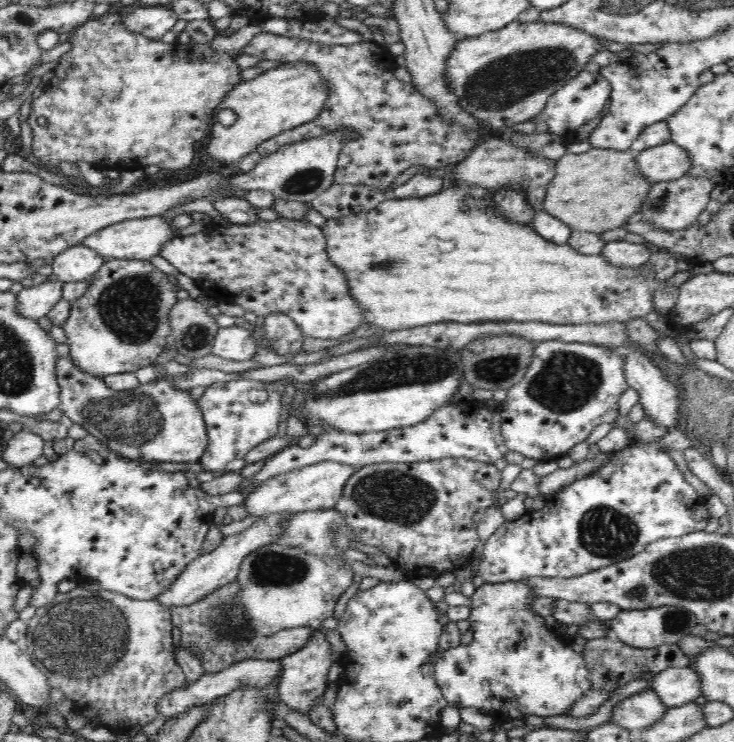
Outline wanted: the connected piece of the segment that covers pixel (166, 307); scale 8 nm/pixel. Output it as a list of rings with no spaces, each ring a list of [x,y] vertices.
[[[110,259],[106,260],[105,264],[100,267],[100,270],[93,274],[88,281],[87,291],[75,301],[71,301],[71,309],[68,318],[63,322],[63,329],[66,335],[65,346],[68,346],[70,351],[70,360],[74,361],[77,367],[86,374],[93,374],[96,378],[103,375],[120,374],[129,372],[132,373],[144,366],[150,366],[156,362],[156,358],[166,346],[167,336],[171,334],[170,311],[178,302],[176,292],[181,288],[168,274],[154,267],[148,260],[125,260],[125,259]]]

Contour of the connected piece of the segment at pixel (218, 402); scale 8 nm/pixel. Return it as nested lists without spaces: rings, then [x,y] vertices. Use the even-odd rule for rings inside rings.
[[[248,378],[214,383],[206,387],[206,391],[198,400],[198,407],[204,415],[208,429],[207,435],[209,436],[209,443],[198,462],[204,471],[210,470],[210,472],[218,475],[224,472],[228,462],[232,462],[236,458],[245,458],[249,450],[276,436],[282,410],[281,402],[287,395],[282,396],[273,384],[268,386],[265,381]],[[254,389],[266,389],[268,399],[260,404],[252,403],[249,392]]]

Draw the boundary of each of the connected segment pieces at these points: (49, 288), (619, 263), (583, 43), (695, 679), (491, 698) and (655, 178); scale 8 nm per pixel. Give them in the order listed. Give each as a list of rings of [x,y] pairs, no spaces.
[[[61,280],[44,281],[41,284],[23,288],[17,296],[17,312],[24,318],[37,320],[42,318],[57,302],[62,299]]]
[[[610,242],[605,244],[601,254],[606,263],[614,267],[637,268],[642,267],[655,252],[655,249],[645,243]]]
[[[516,20],[500,30],[458,41],[446,62],[446,77],[462,109],[470,112],[484,127],[498,130],[539,119],[546,107],[547,98],[572,78],[576,78],[600,50],[604,50],[601,38],[584,30],[562,23],[540,20],[522,23]]]
[[[670,668],[649,680],[649,688],[668,707],[694,701],[702,694],[698,673],[690,668]]]
[[[524,581],[484,583],[476,589],[469,617],[474,641],[438,652],[433,660],[433,676],[448,705],[459,709],[476,707],[496,719],[501,714],[513,720],[524,714],[546,718],[567,714],[578,698],[591,689],[590,672],[583,654],[574,652],[570,647],[571,640],[563,634],[551,633],[544,618],[533,612],[531,603],[536,598],[535,592]]]
[[[671,141],[642,150],[637,154],[636,163],[642,179],[650,183],[679,180],[692,168],[688,153]]]

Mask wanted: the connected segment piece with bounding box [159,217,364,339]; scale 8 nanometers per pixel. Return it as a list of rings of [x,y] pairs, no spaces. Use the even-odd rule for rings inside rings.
[[[306,218],[260,219],[256,224],[230,223],[230,226],[213,220],[195,234],[171,239],[162,246],[159,256],[177,268],[178,272],[192,278],[202,293],[218,301],[238,304],[245,312],[254,312],[256,316],[267,317],[274,312],[287,314],[306,337],[339,339],[363,323],[363,310],[349,295],[345,274],[330,261],[326,253],[326,237],[322,229]]]

